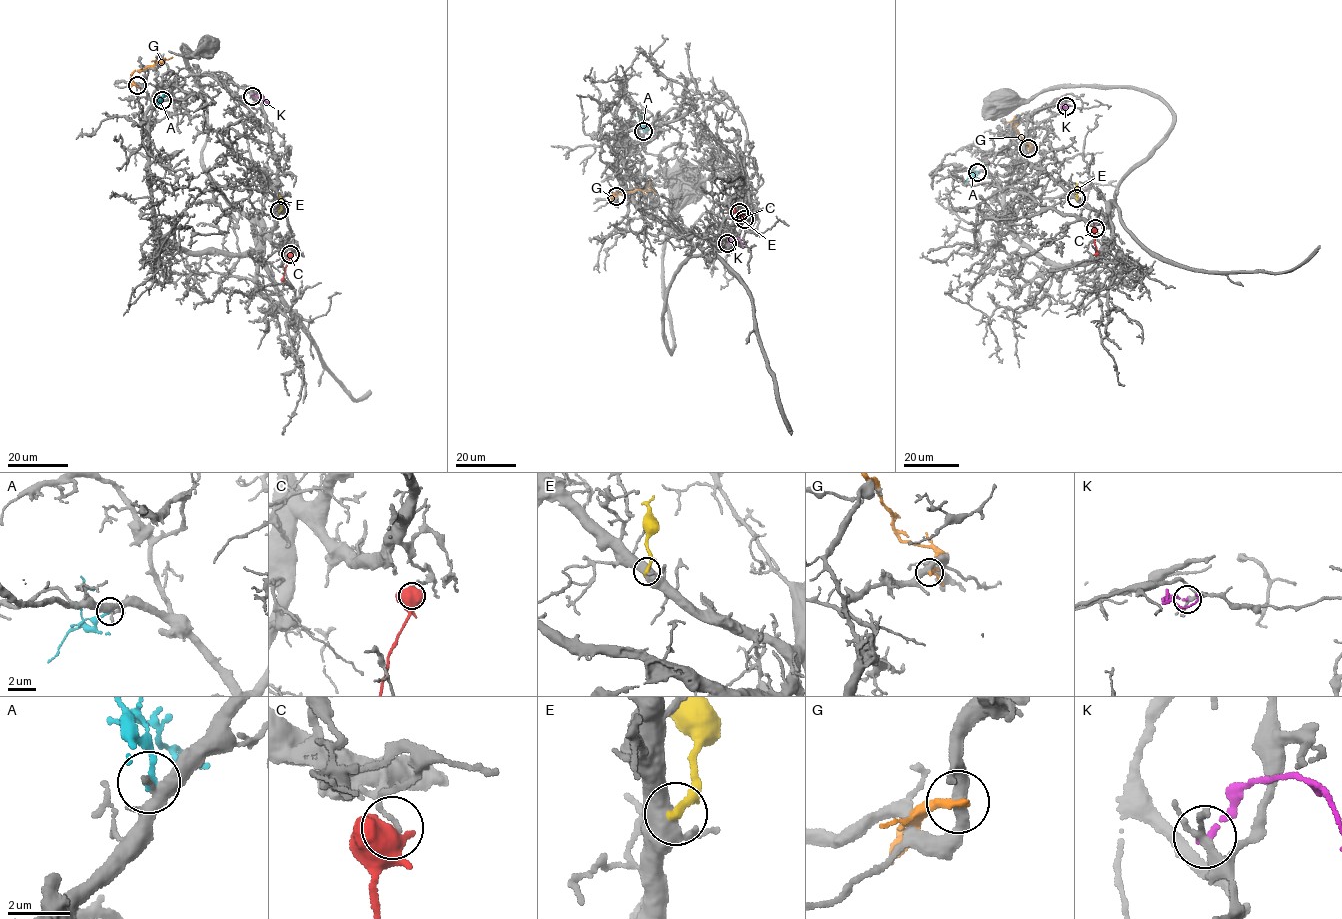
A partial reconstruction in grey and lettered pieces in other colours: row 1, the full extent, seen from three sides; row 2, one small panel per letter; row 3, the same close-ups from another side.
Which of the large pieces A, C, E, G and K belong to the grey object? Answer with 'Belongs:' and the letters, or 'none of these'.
Belongs: none of these

